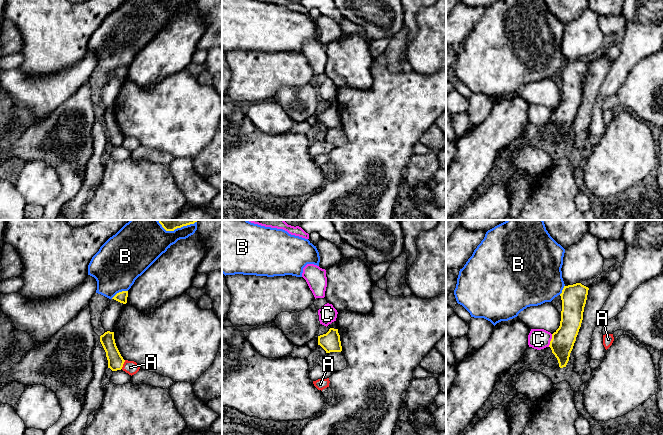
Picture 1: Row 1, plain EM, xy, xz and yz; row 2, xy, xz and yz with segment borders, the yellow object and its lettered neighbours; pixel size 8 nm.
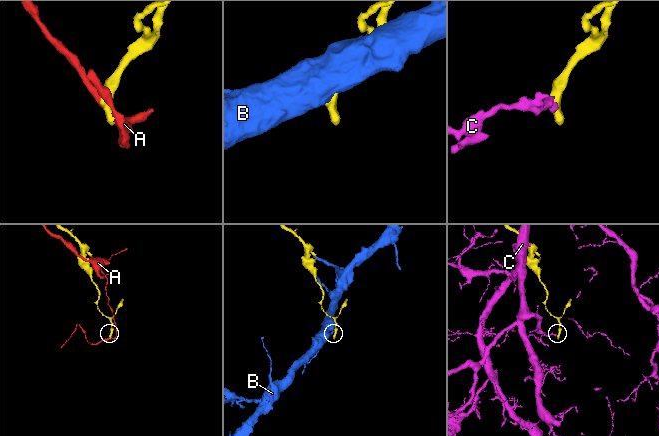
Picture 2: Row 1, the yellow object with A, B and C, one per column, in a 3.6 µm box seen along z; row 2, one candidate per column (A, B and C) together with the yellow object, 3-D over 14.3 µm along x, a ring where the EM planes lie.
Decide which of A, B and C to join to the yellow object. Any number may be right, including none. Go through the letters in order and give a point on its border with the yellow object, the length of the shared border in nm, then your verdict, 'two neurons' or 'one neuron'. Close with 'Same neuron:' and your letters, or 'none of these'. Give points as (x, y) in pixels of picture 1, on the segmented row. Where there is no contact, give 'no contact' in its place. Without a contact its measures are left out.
A: meets yellow in xy at (123, 363); contact 80 nm long; two neurons
B: meets yellow in xy at (119, 292); contact 150 nm long; two neurons
C: meets yellow in yz at (551, 340); contact 110 nm long; two neurons
Same neuron: none of these

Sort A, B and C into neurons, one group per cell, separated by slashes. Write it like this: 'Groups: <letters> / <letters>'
Groups: A / B / C

